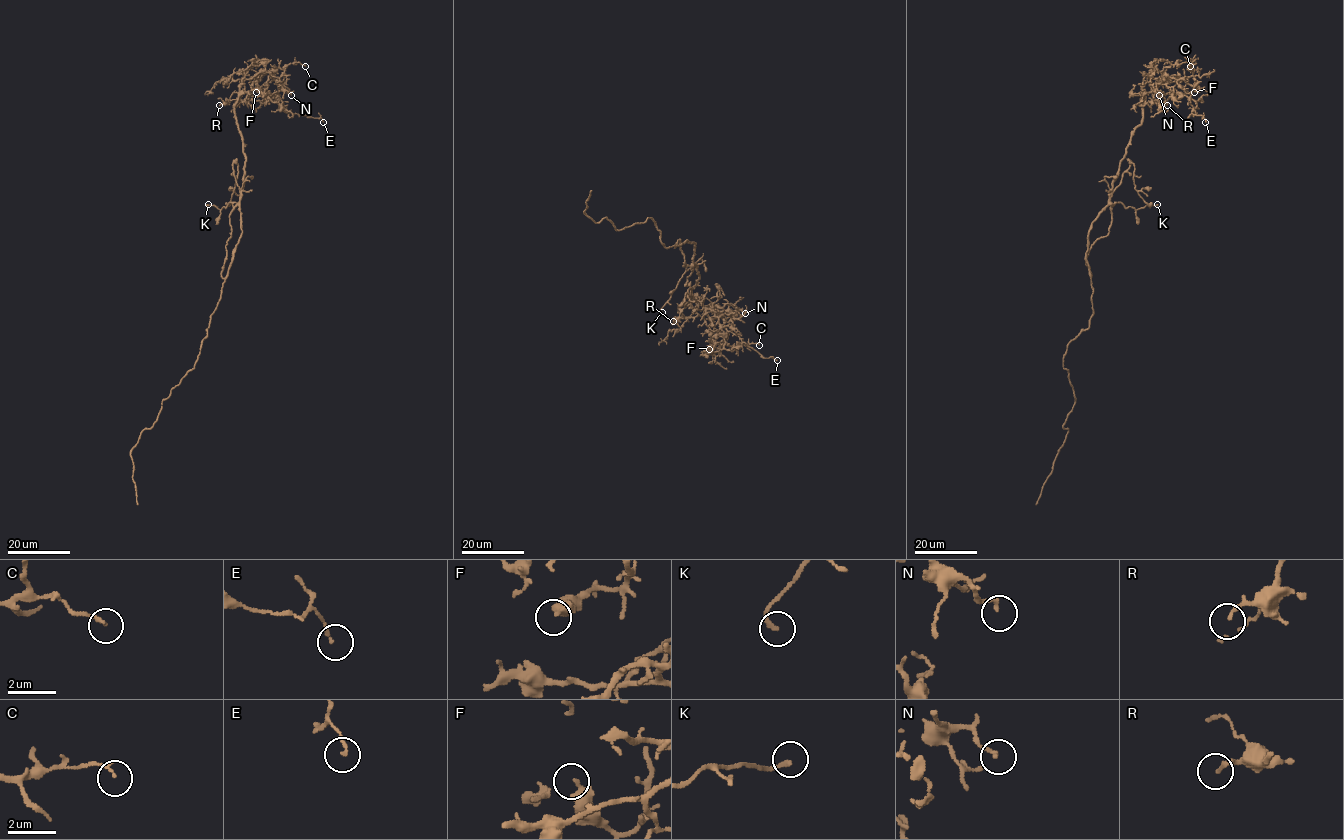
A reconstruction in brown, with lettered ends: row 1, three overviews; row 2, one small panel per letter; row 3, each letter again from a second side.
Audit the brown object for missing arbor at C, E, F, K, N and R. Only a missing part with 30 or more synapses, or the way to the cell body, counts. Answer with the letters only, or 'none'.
none

